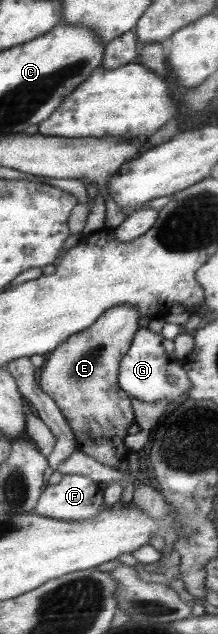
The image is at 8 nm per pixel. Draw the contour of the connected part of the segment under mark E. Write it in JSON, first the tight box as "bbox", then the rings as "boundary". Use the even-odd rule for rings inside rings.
{"bbox":[39,304,139,469],"boundary":[[[123,304],[109,308],[91,327],[69,336],[63,344],[47,354],[39,371],[41,391],[56,403],[73,432],[76,449],[87,457],[94,458],[97,463],[113,469],[116,469],[119,461],[127,455],[128,446],[124,439],[128,435],[129,426],[136,421],[132,400],[119,386],[119,367],[120,361],[130,349],[132,337],[139,329],[139,317],[139,310],[132,305]]]}

